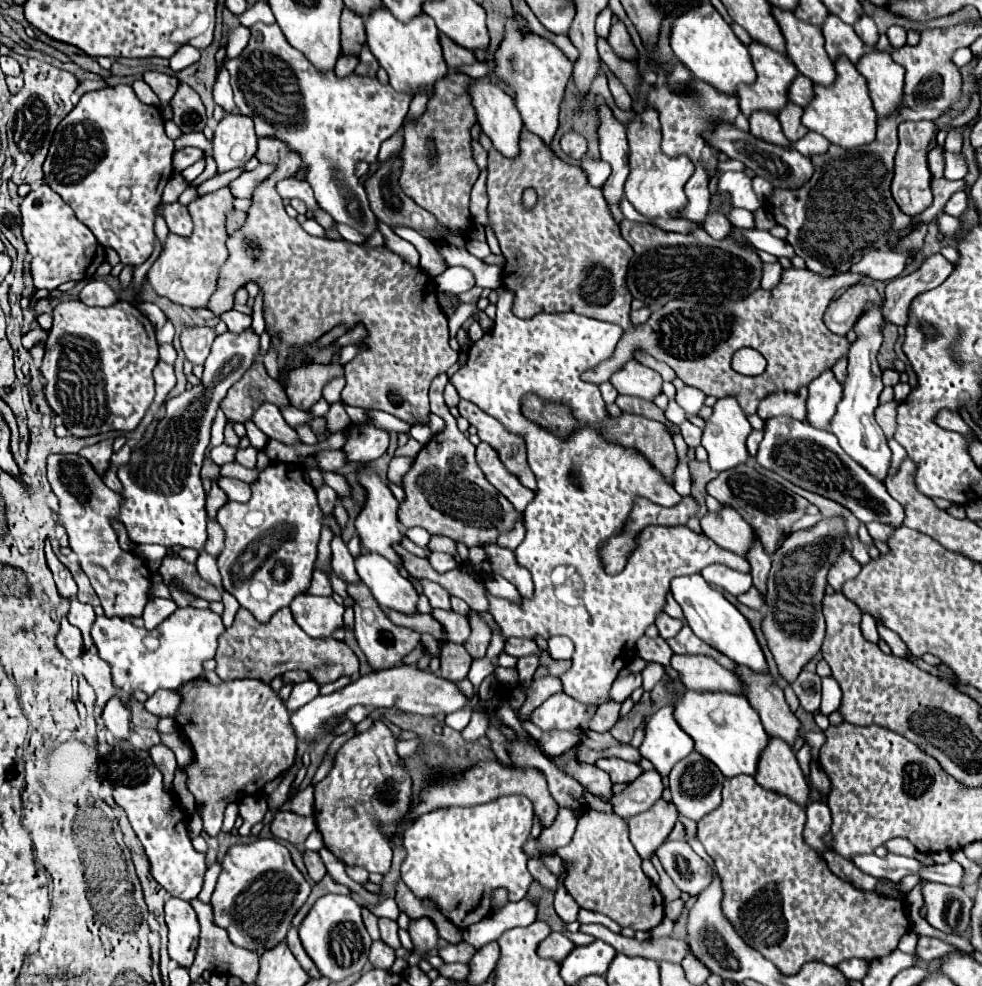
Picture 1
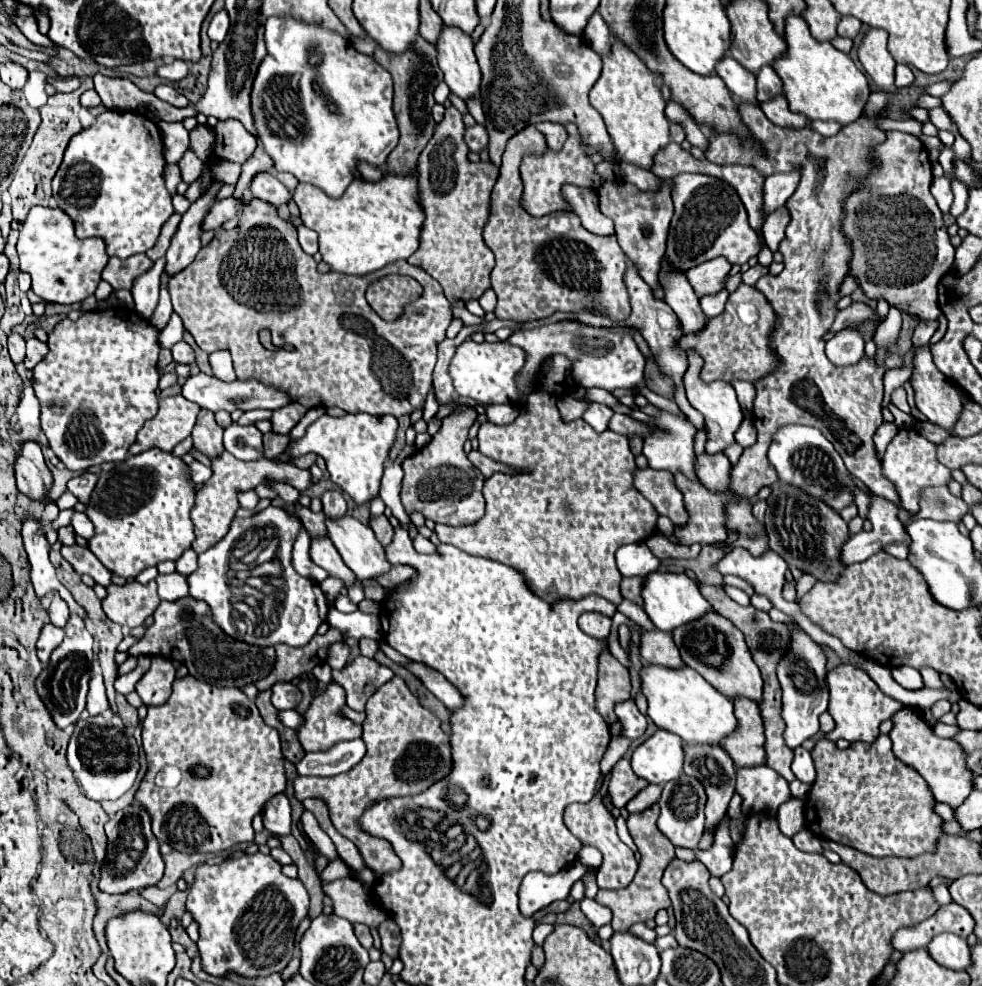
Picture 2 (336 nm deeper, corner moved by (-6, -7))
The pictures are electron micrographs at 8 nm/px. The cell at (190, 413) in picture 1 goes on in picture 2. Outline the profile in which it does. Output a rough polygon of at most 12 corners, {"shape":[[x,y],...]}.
{"shape":[[127,455],[101,473],[89,551],[119,577],[195,539],[189,467]]}

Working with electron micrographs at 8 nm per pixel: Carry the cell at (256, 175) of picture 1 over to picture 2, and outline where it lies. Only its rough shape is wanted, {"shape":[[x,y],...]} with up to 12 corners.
{"shape":[[233,197],[217,201],[205,215],[201,229],[215,231],[237,217],[241,203]]}

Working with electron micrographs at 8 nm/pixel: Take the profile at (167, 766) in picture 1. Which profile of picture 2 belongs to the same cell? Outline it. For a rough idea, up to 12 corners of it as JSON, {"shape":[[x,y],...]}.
{"shape":[[139,803],[105,823],[103,893],[163,877],[159,841]]}

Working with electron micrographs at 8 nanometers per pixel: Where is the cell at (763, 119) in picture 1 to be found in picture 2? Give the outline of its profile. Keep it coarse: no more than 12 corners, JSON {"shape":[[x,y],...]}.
{"shape":[[729,53],[715,67],[735,99],[757,105],[755,75]]}

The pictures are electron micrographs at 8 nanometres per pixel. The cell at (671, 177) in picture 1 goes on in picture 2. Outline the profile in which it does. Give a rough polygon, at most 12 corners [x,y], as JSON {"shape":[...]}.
{"shape":[[617,38],[589,101],[617,155],[671,141],[661,77]]}

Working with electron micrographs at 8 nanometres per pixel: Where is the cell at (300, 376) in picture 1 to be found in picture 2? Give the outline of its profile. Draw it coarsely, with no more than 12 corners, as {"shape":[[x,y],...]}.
{"shape":[[263,435],[263,455],[277,457],[287,447],[287,437]]}

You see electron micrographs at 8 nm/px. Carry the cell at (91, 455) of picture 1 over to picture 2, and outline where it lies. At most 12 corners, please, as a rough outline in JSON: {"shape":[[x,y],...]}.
{"shape":[[83,473],[67,483],[77,501],[87,503],[97,483],[93,473]]}

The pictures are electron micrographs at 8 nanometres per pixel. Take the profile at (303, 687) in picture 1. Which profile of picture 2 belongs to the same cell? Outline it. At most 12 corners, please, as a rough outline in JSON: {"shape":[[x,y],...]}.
{"shape":[[275,683],[275,709],[293,709],[301,693],[293,683]]}

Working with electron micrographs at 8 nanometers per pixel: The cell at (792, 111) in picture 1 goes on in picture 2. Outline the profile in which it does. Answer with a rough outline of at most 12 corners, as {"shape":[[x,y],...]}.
{"shape":[[783,95],[765,101],[761,111],[779,127],[803,129],[807,117],[791,113]]}

